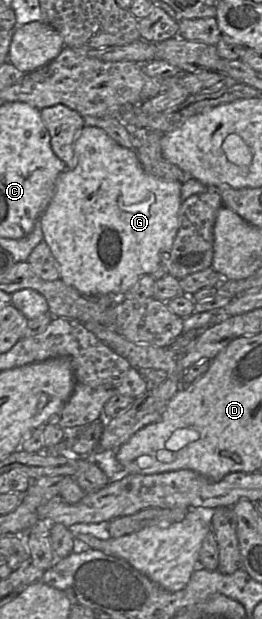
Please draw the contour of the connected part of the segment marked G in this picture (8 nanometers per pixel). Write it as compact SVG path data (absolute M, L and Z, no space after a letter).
M85 124L81 133L74 142L74 155L76 166L73 169L66 169L57 178L55 191L46 210L40 216L43 241L45 241L58 264L60 279L67 285L76 289L80 294L89 297L102 296L106 294L124 294L144 274L153 272L161 262L164 252L171 249L174 238L179 228L179 209L182 204L181 187L182 183L174 180L164 180L148 174L137 153L133 149L120 146L101 128Z

